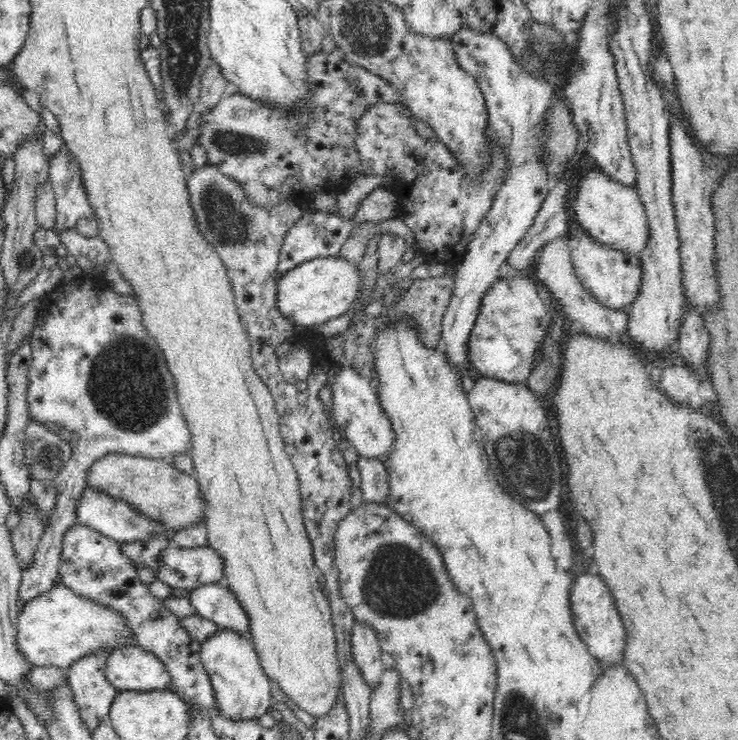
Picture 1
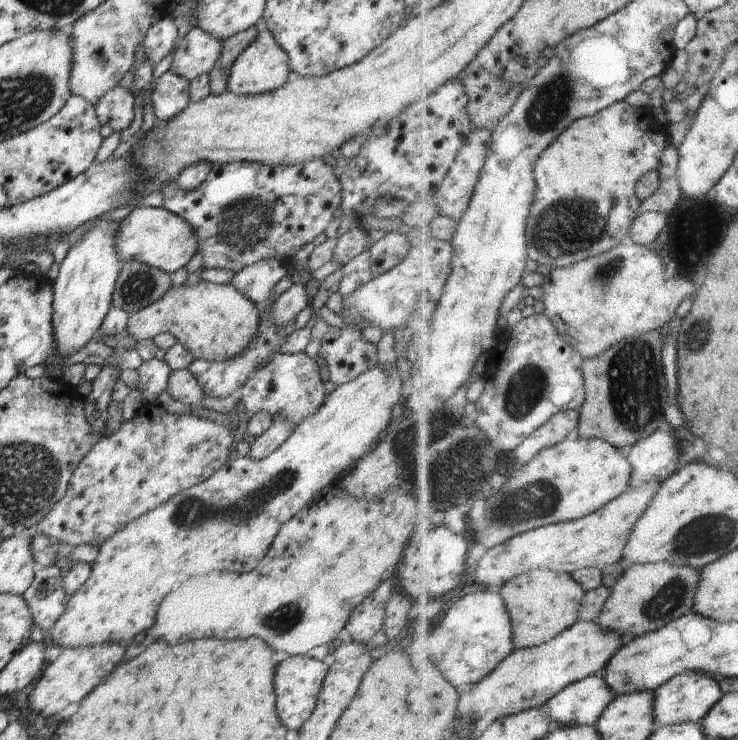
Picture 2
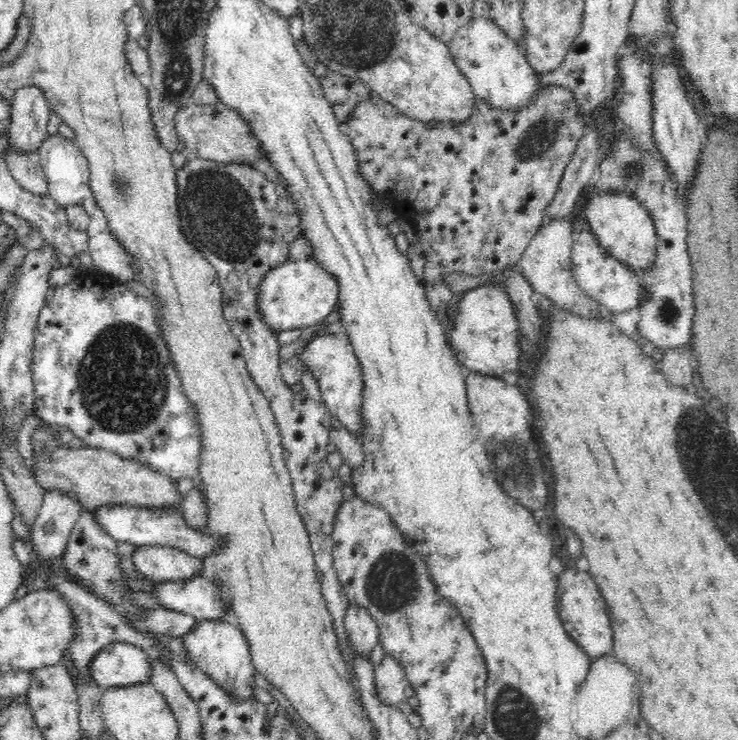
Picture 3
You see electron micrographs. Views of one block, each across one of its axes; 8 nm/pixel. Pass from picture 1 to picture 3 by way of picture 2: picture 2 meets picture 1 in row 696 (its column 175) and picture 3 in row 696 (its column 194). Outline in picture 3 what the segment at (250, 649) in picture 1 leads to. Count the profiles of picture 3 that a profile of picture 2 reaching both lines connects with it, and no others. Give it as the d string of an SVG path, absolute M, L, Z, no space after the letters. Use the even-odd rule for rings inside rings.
M202 620L198 621L189 633L181 636L181 640L190 660L211 679L218 682L218 686L221 686L230 697L254 699L258 702L252 694L252 683L256 670L252 663L248 642L240 627L235 628L219 620Z

